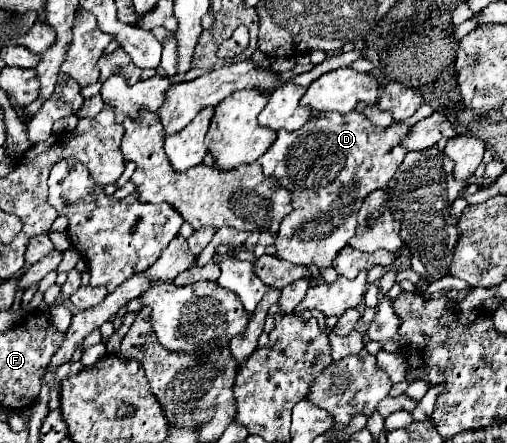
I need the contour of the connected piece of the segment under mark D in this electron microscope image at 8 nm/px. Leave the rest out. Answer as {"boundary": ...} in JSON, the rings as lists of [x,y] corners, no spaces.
{"boundary":[[[356,110],[338,114],[338,112],[322,112],[314,118],[310,118],[300,130],[288,132],[288,130],[278,130],[278,136],[274,144],[264,152],[264,156],[258,160],[264,176],[276,176],[280,184],[288,190],[292,190],[292,206],[294,212],[288,214],[280,230],[276,234],[276,256],[300,264],[306,268],[326,268],[332,266],[332,260],[336,254],[348,244],[348,240],[356,232],[356,212],[372,190],[384,188],[386,182],[394,176],[398,170],[402,158],[406,156],[406,150],[400,146],[400,138],[410,132],[408,126],[404,124],[392,124],[388,128],[372,126],[368,118]]]}

